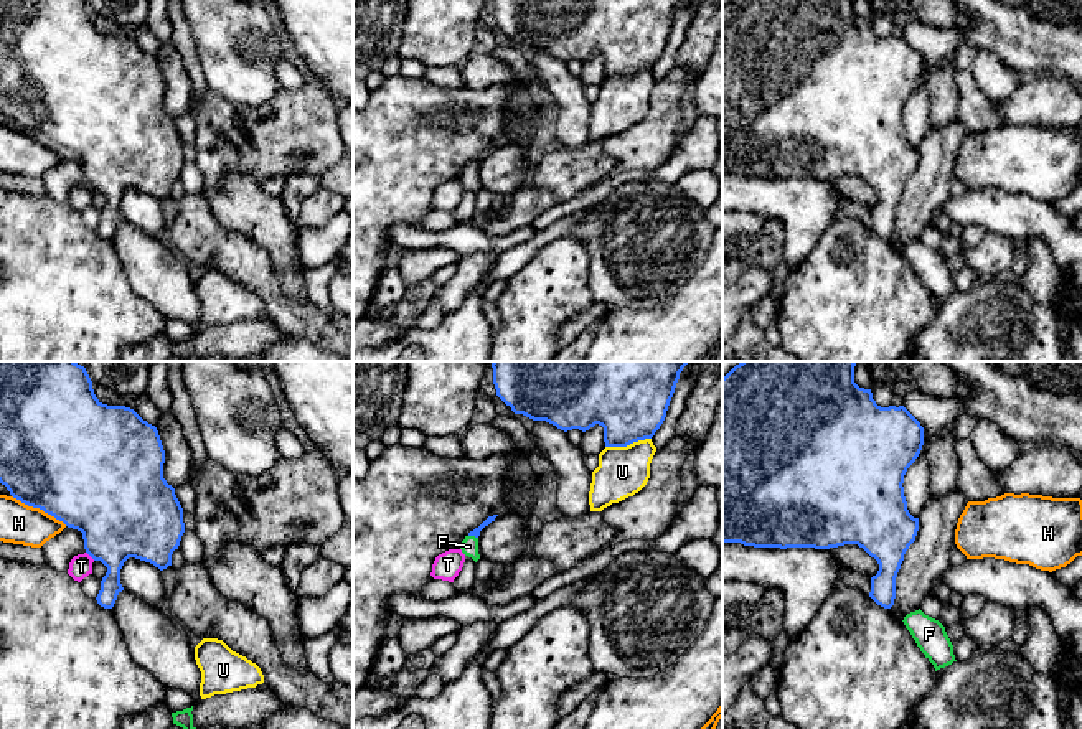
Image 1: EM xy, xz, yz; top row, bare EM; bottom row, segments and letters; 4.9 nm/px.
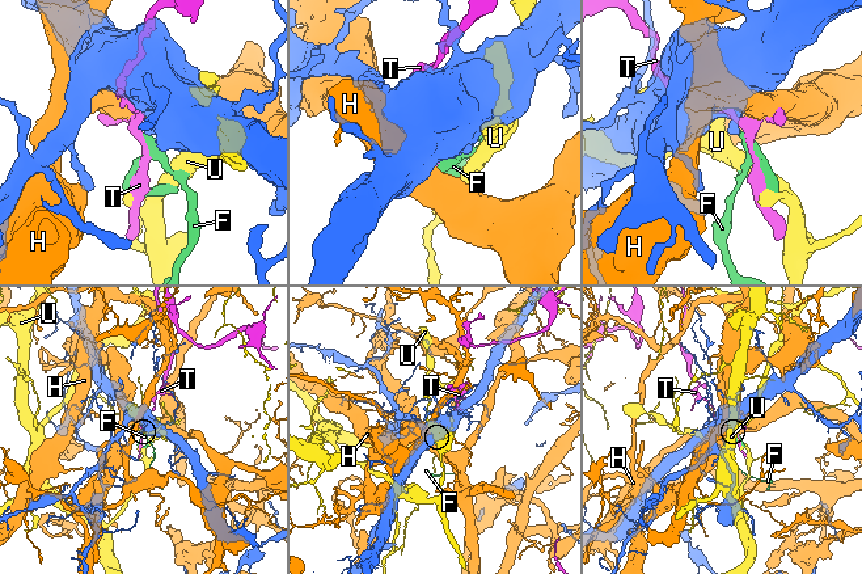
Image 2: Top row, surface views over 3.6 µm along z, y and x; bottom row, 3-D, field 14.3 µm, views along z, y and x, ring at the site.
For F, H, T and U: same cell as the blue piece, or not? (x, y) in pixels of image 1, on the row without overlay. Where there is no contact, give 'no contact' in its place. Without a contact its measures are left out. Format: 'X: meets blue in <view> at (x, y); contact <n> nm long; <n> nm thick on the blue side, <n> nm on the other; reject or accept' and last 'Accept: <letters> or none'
F: meets blue in xz at (474, 165); contact 50 nm long; 40 nm thick on the blue side, 90 nm on the other; accept
H: meets blue in xy at (40, 139); contact 300 nm long; 500 nm thick on the blue side, 190 nm on the other; reject
T: meets blue in xy at (91, 187); contact 60 nm long; 420 nm thick on the blue side, 110 nm on the other; reject
U: meets blue in xz at (627, 75); contact 220 nm long; 360 nm thick on the blue side, 240 nm on the other; reject
Accept: F

